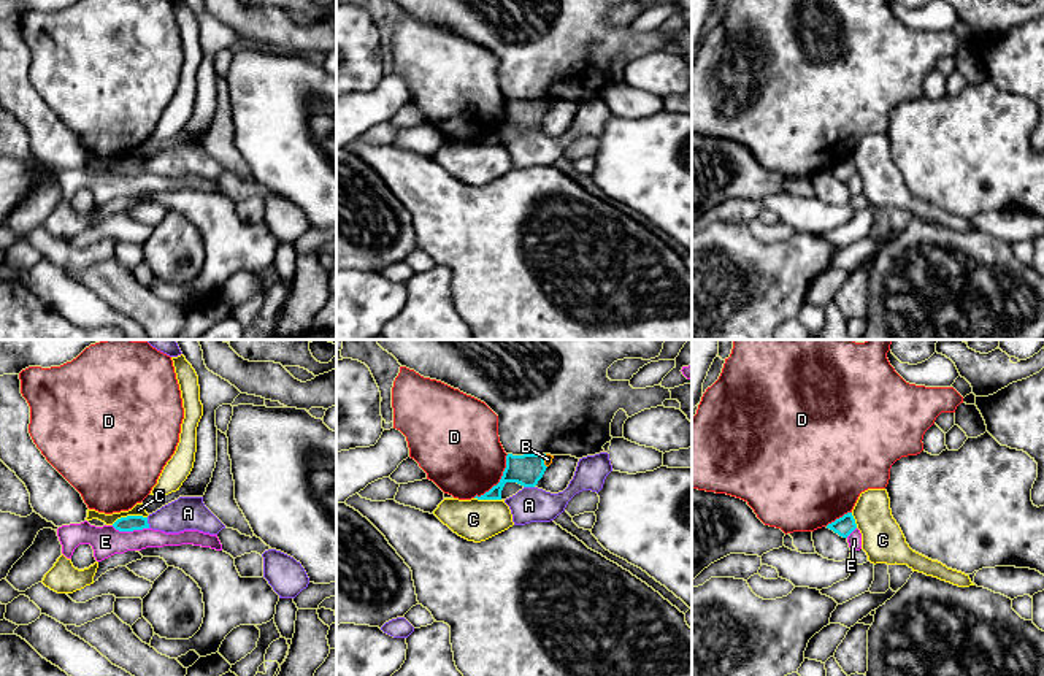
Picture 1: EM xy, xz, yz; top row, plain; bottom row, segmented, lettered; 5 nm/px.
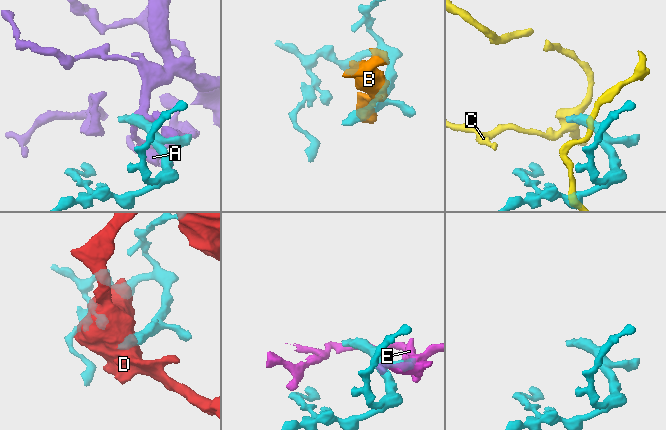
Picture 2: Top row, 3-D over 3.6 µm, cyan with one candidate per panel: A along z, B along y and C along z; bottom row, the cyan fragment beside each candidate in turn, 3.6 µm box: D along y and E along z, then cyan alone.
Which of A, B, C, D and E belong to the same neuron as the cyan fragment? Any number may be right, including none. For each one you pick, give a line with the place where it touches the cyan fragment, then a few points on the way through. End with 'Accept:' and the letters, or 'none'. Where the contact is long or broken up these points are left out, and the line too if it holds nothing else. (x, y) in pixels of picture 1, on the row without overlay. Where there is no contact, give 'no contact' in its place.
A: xy (146, 167) | across xy (130, 167), (146, 167), (188, 157)
Accept: A

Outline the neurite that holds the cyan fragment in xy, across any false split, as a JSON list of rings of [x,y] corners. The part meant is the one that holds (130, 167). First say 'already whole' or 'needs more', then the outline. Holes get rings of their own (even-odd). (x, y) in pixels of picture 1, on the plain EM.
needs more; [[[179,141],[148,162],[121,162],[113,171],[119,176],[152,173],[165,178],[179,178],[184,175],[198,175],[209,179],[217,179],[225,173],[225,170],[205,151],[203,141]]]

